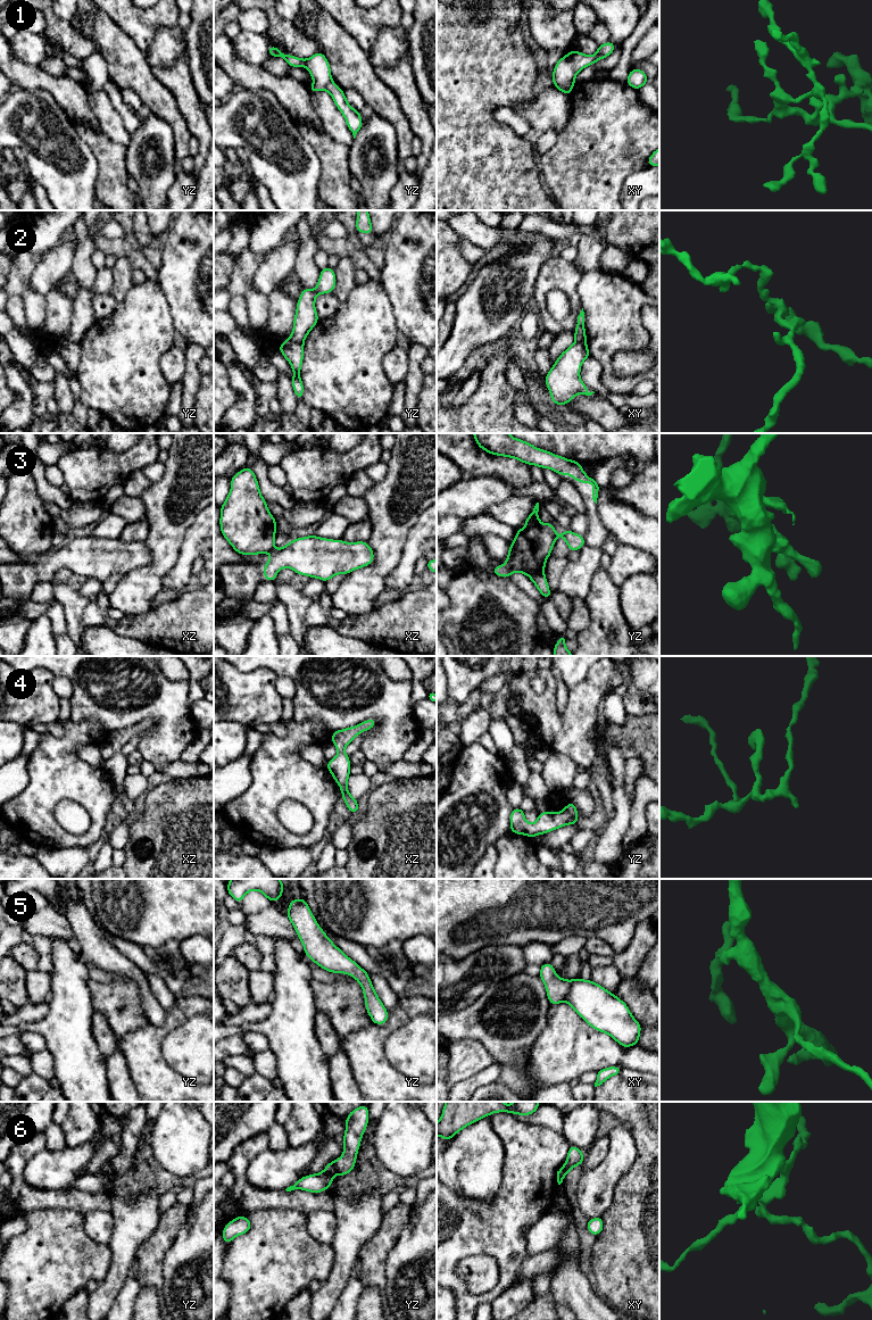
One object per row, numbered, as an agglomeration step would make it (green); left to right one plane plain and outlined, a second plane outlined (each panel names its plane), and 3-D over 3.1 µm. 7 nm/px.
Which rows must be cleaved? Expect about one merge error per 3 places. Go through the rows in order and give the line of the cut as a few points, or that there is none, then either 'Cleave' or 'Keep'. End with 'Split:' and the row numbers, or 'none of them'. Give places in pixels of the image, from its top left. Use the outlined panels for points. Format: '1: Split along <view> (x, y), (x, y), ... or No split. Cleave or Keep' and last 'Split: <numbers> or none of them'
1: Split along xy (573, 83), (557, 88). Cleave
2: Split along yz (289, 338), (302, 343). Cleave
3: Split along xz (273, 549), (270, 553). Cleave
4: No split. Keep
5: No split. Keep
6: Split along yz (335, 1162), (335, 1171), (333, 1173). Cleave
Split: 1, 2, 3, 6

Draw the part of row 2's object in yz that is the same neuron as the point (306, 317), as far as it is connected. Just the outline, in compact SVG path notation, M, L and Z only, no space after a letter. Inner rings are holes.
M326 266L321 269L319 280L316 284L316 289L312 290L304 288L298 299L296 315L293 319L293 330L290 335L290 340L294 342L302 342L307 338L308 333L314 329L319 321L315 300L317 294L332 293L337 283L334 269Z

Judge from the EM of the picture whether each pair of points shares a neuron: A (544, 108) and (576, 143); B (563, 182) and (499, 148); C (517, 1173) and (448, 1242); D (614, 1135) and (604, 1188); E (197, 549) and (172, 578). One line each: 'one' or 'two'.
A: two
B: two
C: one
D: one
E: one

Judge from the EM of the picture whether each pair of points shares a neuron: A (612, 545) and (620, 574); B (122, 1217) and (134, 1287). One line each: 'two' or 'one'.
A: two
B: two

